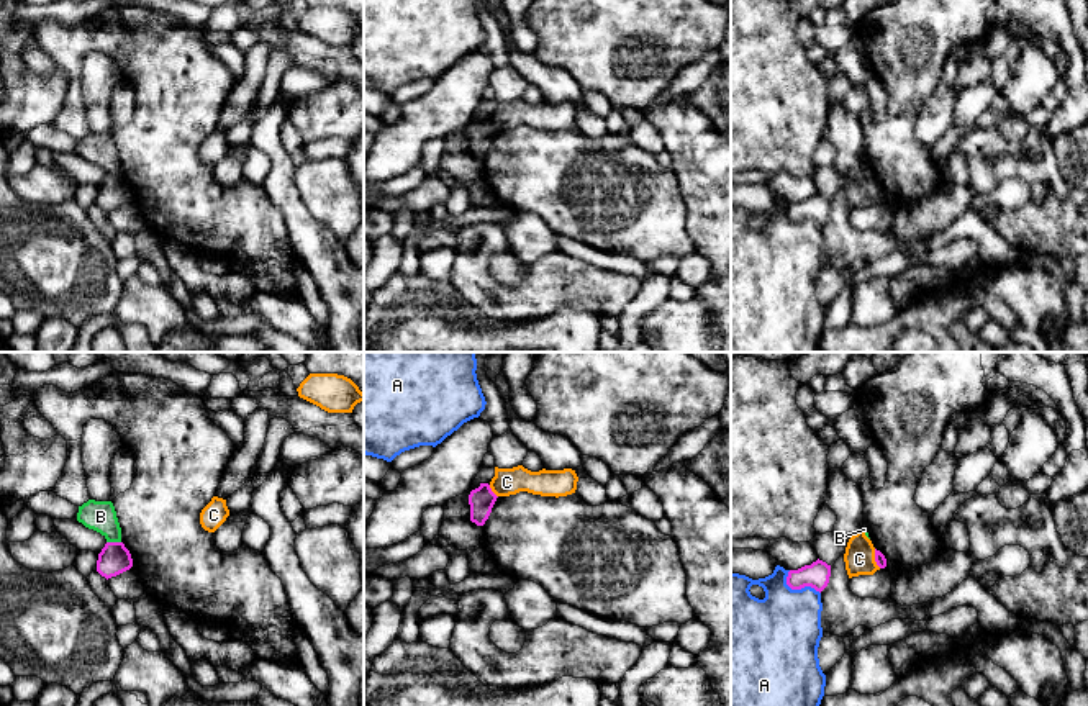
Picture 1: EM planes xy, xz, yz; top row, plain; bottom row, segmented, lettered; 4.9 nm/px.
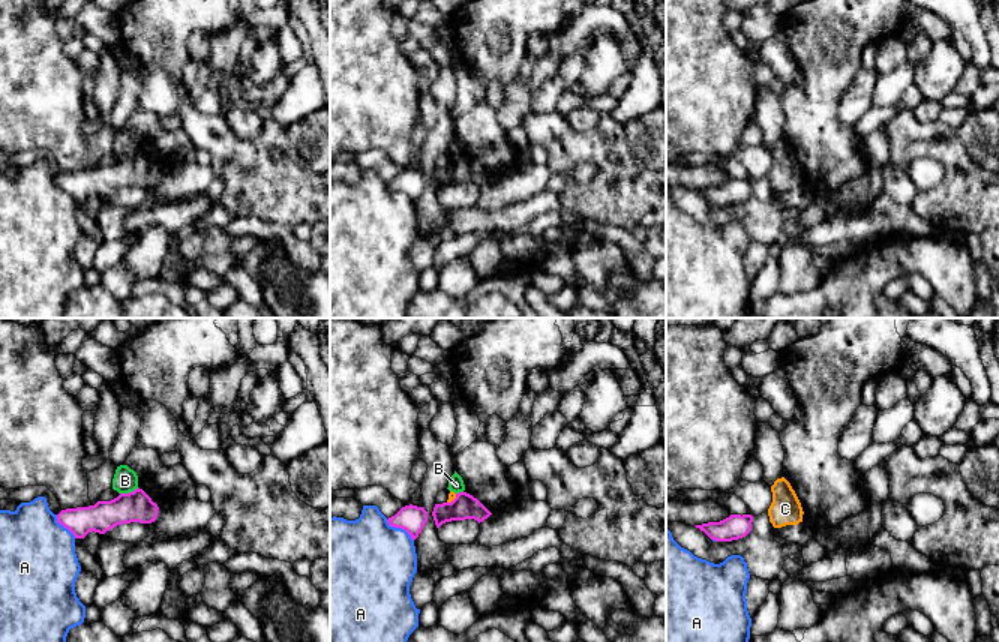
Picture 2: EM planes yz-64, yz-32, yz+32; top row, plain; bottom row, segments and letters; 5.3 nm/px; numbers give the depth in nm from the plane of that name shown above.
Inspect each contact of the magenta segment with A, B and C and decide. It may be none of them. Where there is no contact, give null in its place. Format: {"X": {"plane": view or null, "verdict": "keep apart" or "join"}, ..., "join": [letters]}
{"A": {"plane": "yz", "verdict": "keep apart"}, "B": {"plane": "xy", "verdict": "keep apart"}, "C": {"plane": "xz", "verdict": "keep apart"}, "join": []}

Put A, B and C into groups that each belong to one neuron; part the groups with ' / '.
A / B / C

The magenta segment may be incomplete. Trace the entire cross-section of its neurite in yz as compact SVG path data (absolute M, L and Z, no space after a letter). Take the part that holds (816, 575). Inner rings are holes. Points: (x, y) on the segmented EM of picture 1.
M818 559L811 565L805 565L798 570L790 570L787 577L787 585L791 590L801 590L805 586L811 586L821 593L827 586L829 577L831 577L831 565Z

